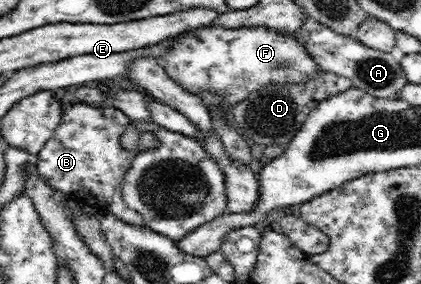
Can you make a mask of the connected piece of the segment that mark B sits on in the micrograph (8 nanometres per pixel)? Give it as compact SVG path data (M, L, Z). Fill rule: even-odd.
M76 103L63 112L53 135L33 159L38 176L49 188L61 192L82 207L94 209L99 216L114 214L118 221L144 227L140 213L131 210L122 196L122 180L132 166L133 153L124 149L120 138L131 120L120 108Z

